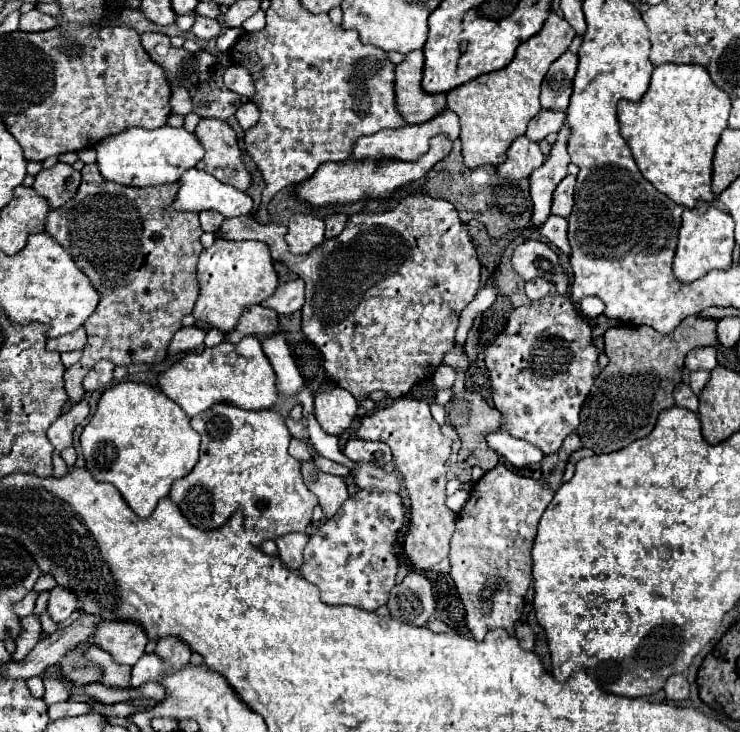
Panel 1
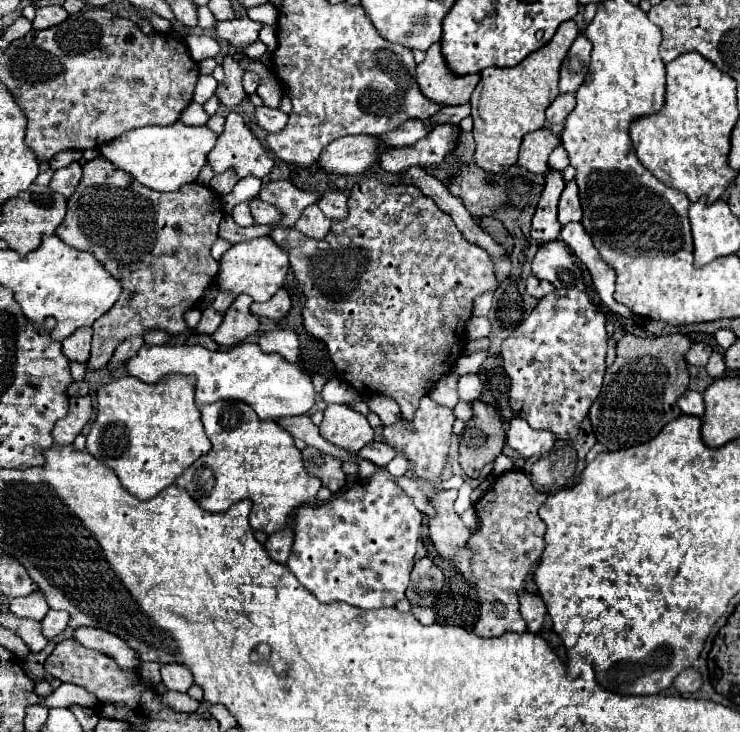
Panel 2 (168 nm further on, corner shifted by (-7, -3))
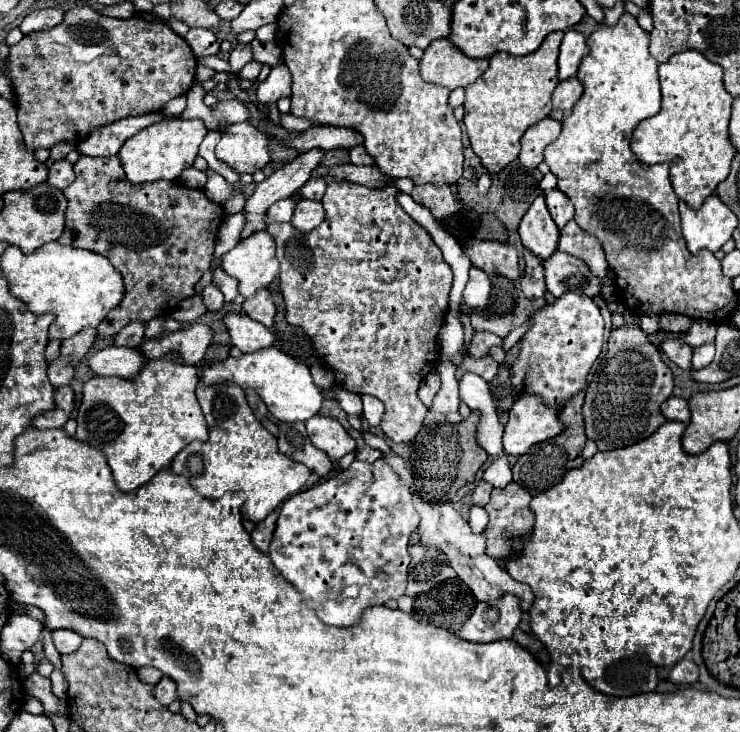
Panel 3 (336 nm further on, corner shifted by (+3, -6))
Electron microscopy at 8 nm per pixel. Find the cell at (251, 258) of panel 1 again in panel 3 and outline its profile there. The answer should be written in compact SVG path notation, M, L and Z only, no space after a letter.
M266 230L238 242L222 258L224 272L238 278L238 292L244 298L250 298L256 294L256 290L266 288L276 278L278 266L276 244Z

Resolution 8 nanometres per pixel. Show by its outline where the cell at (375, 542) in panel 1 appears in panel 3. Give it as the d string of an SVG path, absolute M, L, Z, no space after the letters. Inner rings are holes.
M378 458L372 464L354 460L350 468L336 470L328 478L324 478L324 482L318 482L312 488L290 496L282 504L274 538L270 542L270 558L282 572L282 576L302 592L306 604L316 610L318 618L324 624L354 626L362 618L366 608L384 604L392 598L396 600L404 594L410 564L408 542L410 534L418 528L418 522L420 516L412 506L412 490L400 480L396 470L384 462L384 458ZM348 584L360 584L360 594L356 598L328 598L326 602L322 602L326 594L330 594L332 590L342 590Z

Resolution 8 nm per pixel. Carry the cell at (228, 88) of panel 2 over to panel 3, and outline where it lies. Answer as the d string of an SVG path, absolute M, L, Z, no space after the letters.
M236 42L234 50L230 52L230 66L234 68L234 74L240 72L240 68L244 64L248 64L248 60L252 60L252 46L250 44L242 44L242 42Z

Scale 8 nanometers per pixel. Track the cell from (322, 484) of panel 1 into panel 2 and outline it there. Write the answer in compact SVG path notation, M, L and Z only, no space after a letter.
M306 447L302 451L304 455L304 469L312 475L312 477L318 477L322 481L322 485L332 493L332 495L338 495L344 485L346 485L346 477L342 475L340 467L342 463L338 459L332 459L320 451L316 451L314 447Z

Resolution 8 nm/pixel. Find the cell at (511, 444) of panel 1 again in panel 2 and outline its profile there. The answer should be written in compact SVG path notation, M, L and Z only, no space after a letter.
M514 417L510 421L510 429L506 433L506 443L526 459L548 453L552 449L554 441L556 441L556 437L552 433L534 431L522 417Z

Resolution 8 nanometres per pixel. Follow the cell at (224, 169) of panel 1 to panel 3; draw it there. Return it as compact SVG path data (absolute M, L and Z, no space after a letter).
M250 122L230 124L216 146L216 156L240 174L254 174L270 162L268 140L270 136Z

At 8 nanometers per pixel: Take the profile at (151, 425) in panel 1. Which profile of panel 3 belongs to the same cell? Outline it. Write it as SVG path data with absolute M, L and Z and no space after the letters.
M176 354L172 358L158 358L148 360L148 366L140 370L140 374L132 378L104 378L94 376L84 384L82 402L78 406L78 430L76 438L84 440L86 444L102 450L108 458L108 466L112 468L114 480L120 490L130 492L138 486L146 484L156 470L170 466L172 458L192 440L208 440L208 426L200 404L196 400L196 384L198 384L198 370L186 362L180 362Z

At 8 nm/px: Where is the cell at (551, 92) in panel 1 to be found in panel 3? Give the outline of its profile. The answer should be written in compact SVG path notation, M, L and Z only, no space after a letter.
M566 30L562 46L560 46L560 56L558 56L558 76L560 80L566 80L574 76L580 68L580 62L584 60L584 54L588 54L586 46L586 36L576 32L576 30Z

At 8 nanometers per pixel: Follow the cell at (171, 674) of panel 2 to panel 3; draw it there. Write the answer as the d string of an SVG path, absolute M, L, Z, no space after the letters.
M164 676L164 678L154 686L154 696L156 696L156 700L160 700L164 706L168 706L168 704L172 704L174 700L178 700L178 698L176 698L176 684L172 682L172 678Z

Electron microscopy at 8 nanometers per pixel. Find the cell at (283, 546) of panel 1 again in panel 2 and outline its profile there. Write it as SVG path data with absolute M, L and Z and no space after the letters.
M290 527L274 533L268 537L266 541L266 551L270 553L270 557L276 561L276 563L282 563L286 565L288 559L290 559L290 551L292 551L292 545L294 545L294 531Z

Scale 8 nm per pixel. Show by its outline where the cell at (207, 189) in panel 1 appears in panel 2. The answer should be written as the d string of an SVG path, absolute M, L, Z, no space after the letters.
M258 197L250 199L250 201L248 201L248 207L250 207L252 217L254 217L254 221L256 221L258 225L272 225L272 223L276 223L276 221L280 219L278 209L276 209L274 205L266 203L266 201L260 201Z

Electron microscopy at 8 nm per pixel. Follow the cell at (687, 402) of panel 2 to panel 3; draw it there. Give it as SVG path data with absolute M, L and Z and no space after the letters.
M668 398L662 406L660 406L662 414L666 416L666 420L676 420L682 424L690 422L690 410L688 410L688 402L684 398Z

